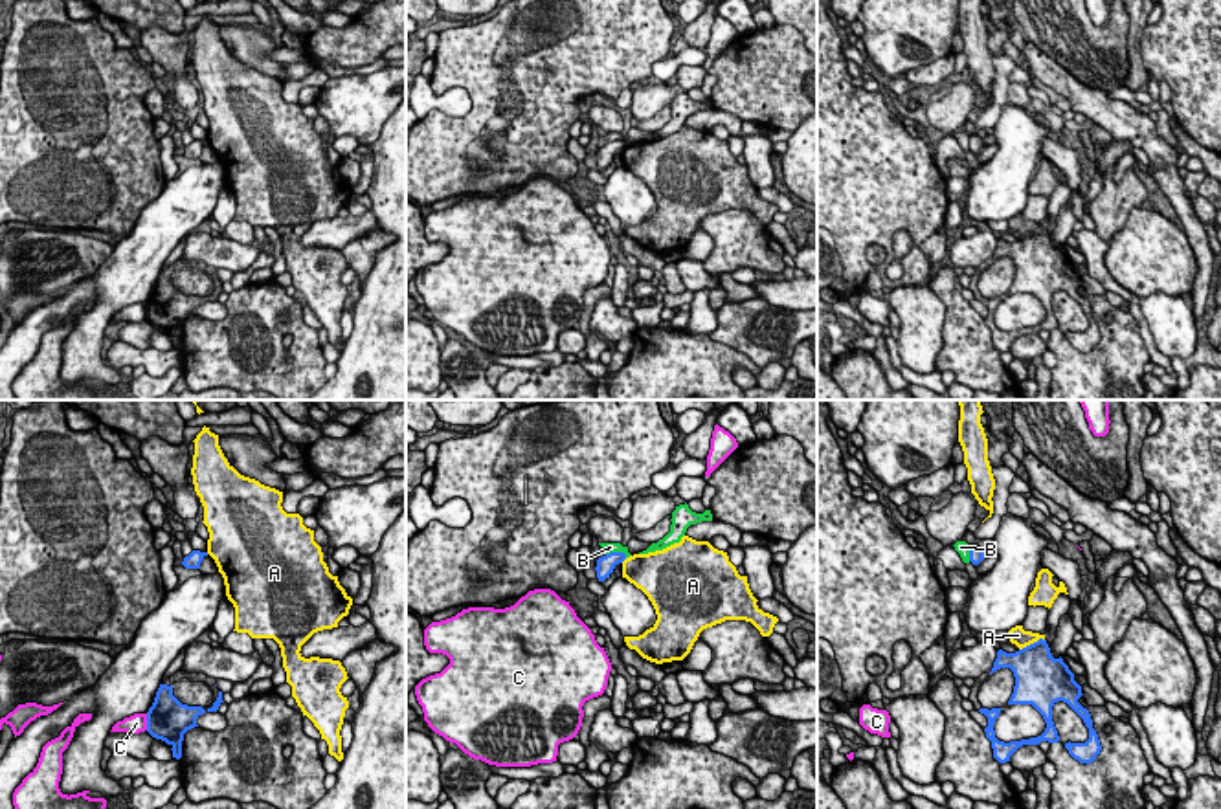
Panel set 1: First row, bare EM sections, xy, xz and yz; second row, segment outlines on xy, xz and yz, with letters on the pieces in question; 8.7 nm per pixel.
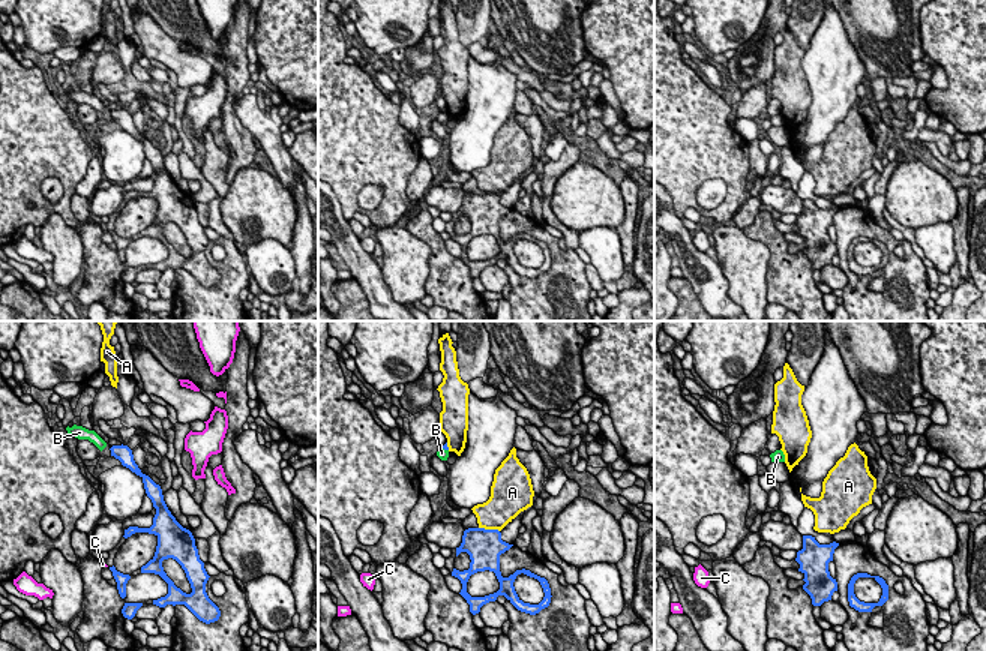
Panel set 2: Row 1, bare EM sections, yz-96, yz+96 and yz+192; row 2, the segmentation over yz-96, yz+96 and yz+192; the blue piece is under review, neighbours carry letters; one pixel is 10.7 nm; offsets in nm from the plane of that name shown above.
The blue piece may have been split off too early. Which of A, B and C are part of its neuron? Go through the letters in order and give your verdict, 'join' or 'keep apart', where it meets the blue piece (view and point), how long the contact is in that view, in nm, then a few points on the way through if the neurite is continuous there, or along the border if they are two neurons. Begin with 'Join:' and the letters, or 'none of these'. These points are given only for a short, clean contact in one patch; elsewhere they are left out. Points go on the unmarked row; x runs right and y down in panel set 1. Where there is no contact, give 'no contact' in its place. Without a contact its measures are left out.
Join: none of these
A: keep apart | yz (1030, 233) | 240 nm
B: keep apart | xz (617, 142) | 190 nm | along xz (606, 144), (623, 142), (627, 145)
C: keep apart | xy (147, 310) | 140 nm

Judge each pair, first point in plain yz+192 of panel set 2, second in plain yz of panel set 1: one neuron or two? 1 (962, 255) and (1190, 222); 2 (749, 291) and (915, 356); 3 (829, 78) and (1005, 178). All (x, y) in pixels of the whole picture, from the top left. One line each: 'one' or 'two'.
1: one
2: one
3: one

